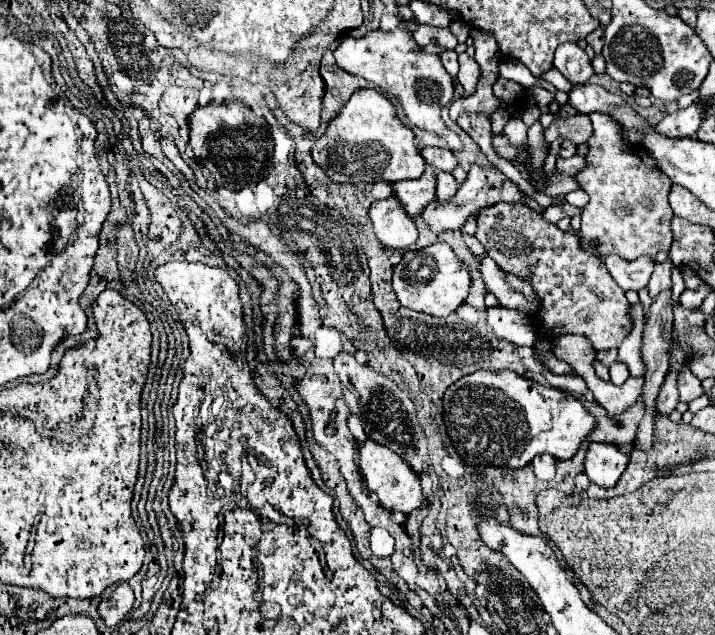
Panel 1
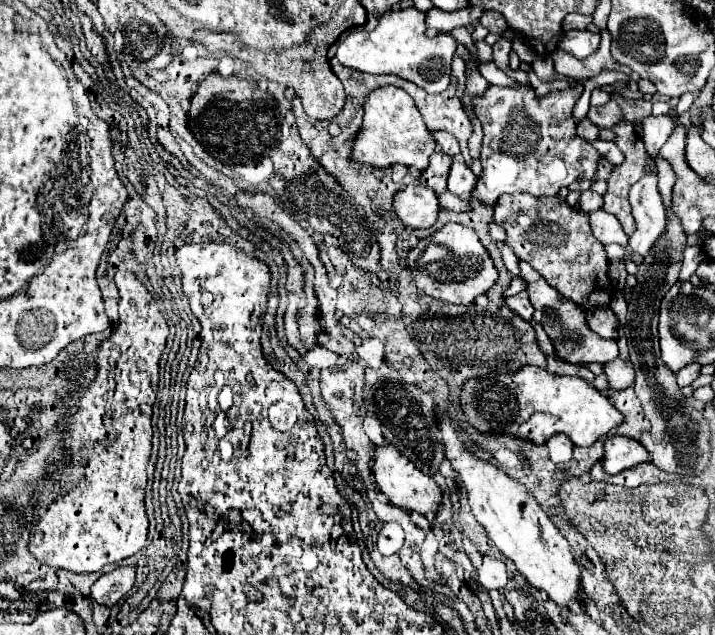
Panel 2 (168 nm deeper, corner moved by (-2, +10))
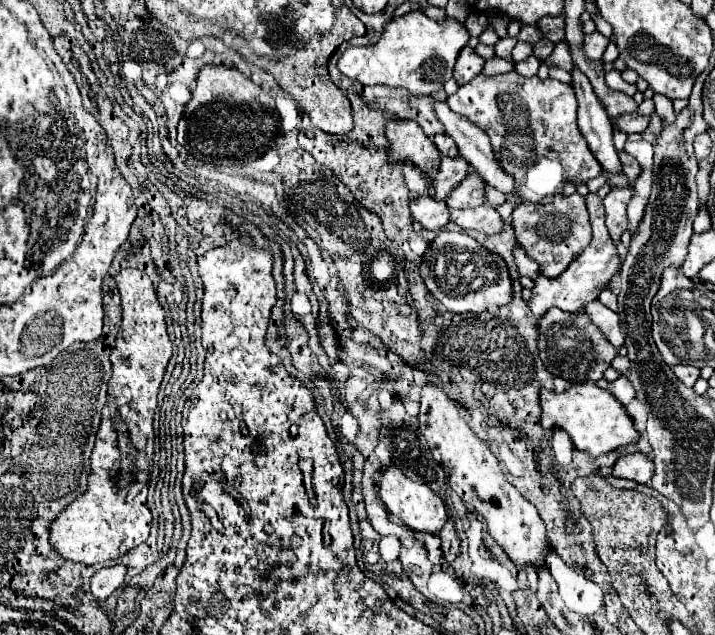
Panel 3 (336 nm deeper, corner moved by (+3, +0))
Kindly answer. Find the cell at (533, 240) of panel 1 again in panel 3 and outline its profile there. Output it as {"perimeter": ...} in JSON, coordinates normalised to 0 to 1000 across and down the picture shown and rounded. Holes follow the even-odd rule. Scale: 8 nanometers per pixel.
{"perimeter":[[[811,304],[797,310],[778,307],[766,323],[727,320],[716,335],[716,357],[724,370],[727,389],[733,389],[736,398],[755,414],[758,430],[766,436],[783,433],[783,427],[789,427],[789,420],[794,420],[794,414],[825,383],[825,348],[820,317]]]}

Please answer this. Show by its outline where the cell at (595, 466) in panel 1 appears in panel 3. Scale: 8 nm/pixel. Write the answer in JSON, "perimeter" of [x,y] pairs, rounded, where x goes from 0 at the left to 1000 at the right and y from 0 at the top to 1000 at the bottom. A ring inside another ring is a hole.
{"perimeter":[[[884,713],[884,717],[873,717],[862,726],[859,751],[870,751],[870,754],[884,754],[890,761],[906,764],[912,748],[915,748],[915,729],[901,717],[901,713]]]}

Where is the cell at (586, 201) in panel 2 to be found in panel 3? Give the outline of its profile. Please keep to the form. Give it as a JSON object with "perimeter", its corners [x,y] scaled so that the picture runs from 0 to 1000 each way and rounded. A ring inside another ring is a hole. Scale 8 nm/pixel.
{"perimeter":[[[822,304],[820,307],[820,326],[825,335],[825,351],[828,351],[828,380],[825,386],[794,417],[794,424],[789,430],[783,430],[780,436],[769,439],[764,433],[755,433],[750,439],[750,452],[744,455],[744,474],[738,477],[744,493],[750,496],[750,502],[755,502],[766,487],[780,483],[792,493],[808,493],[811,487],[817,487],[820,477],[836,471],[836,465],[850,452],[853,439],[867,427],[867,405],[862,395],[862,386],[848,361],[848,339],[845,339],[845,323],[842,313],[836,310],[836,304]]]}

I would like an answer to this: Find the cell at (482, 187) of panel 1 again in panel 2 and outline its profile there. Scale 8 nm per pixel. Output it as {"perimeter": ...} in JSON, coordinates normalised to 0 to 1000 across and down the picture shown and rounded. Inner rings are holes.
{"perimeter":[[[804,131],[796,140],[751,156],[745,140],[684,134],[678,153],[667,153],[667,187],[676,197],[676,235],[670,247],[676,272],[659,310],[676,323],[692,323],[703,304],[737,301],[748,310],[776,310],[785,294],[796,294],[801,285],[829,282],[838,241],[824,222],[807,216],[804,191],[799,187],[813,143],[815,134]]]}

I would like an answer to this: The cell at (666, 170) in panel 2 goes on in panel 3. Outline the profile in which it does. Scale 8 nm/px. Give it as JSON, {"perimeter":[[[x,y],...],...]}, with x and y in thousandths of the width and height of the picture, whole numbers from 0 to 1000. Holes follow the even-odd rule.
{"perimeter":[[[786,65],[786,68],[780,68],[780,71],[775,74],[772,87],[764,93],[764,102],[766,102],[766,106],[769,106],[769,102],[783,102],[783,106],[789,106],[792,112],[800,112],[800,109],[803,109],[803,99],[800,99],[800,93],[797,93],[797,80],[794,80],[792,65]]]}

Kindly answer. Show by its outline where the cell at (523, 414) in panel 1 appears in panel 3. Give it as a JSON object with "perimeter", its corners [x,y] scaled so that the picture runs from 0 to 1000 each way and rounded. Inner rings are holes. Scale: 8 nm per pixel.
{"perimeter":[[[834,603],[800,606],[789,619],[775,619],[775,616],[758,613],[755,638],[758,638],[755,669],[761,676],[783,672],[783,676],[794,679],[806,707],[811,707],[828,720],[892,698],[892,691],[895,691],[876,641],[850,613],[839,613]]]}

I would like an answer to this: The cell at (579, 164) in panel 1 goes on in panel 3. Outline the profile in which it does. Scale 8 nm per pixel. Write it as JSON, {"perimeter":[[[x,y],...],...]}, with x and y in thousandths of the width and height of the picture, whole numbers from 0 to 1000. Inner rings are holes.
{"perimeter":[[[867,238],[867,254],[873,257],[873,276],[878,276],[878,279],[887,285],[887,282],[895,276],[895,269],[898,269],[895,257],[892,257],[887,247],[876,244],[873,238]]]}

